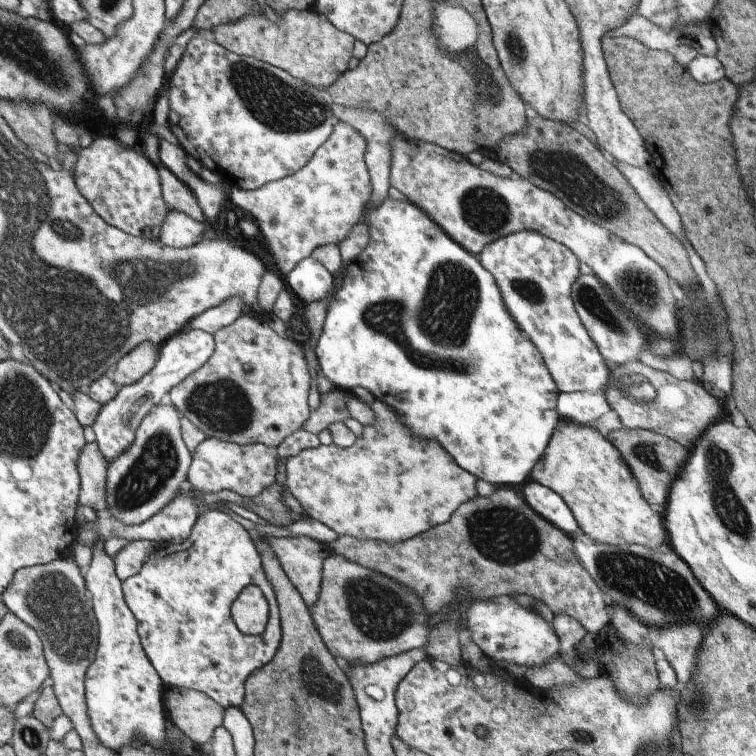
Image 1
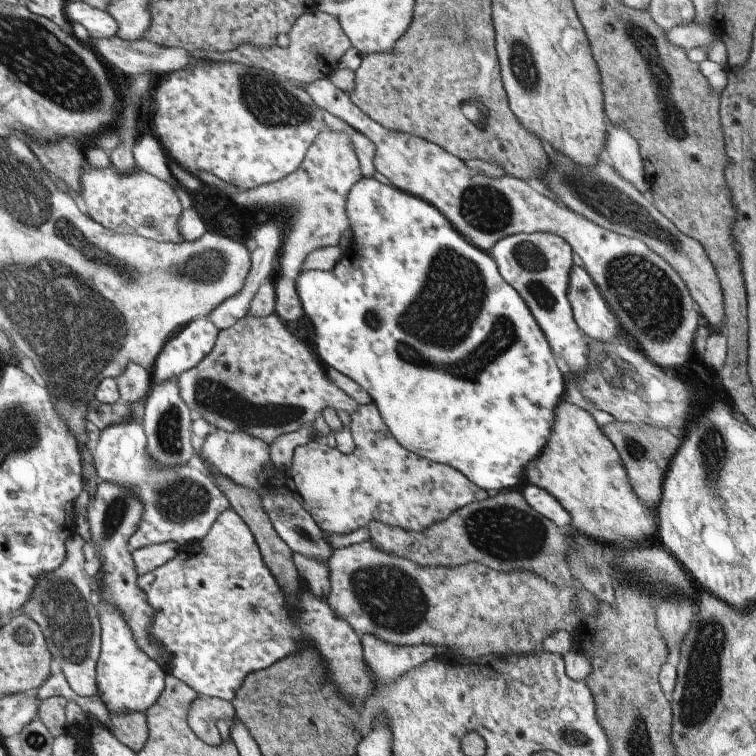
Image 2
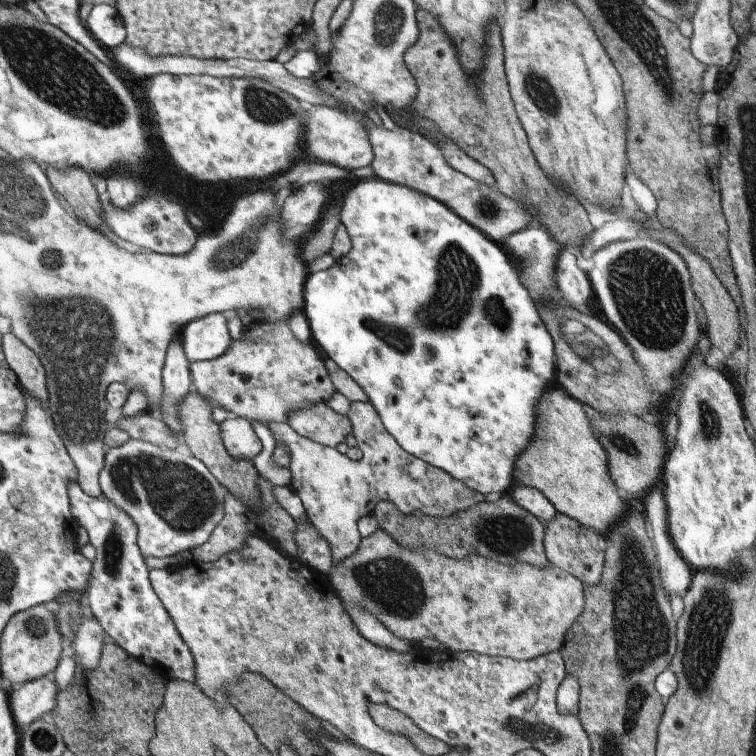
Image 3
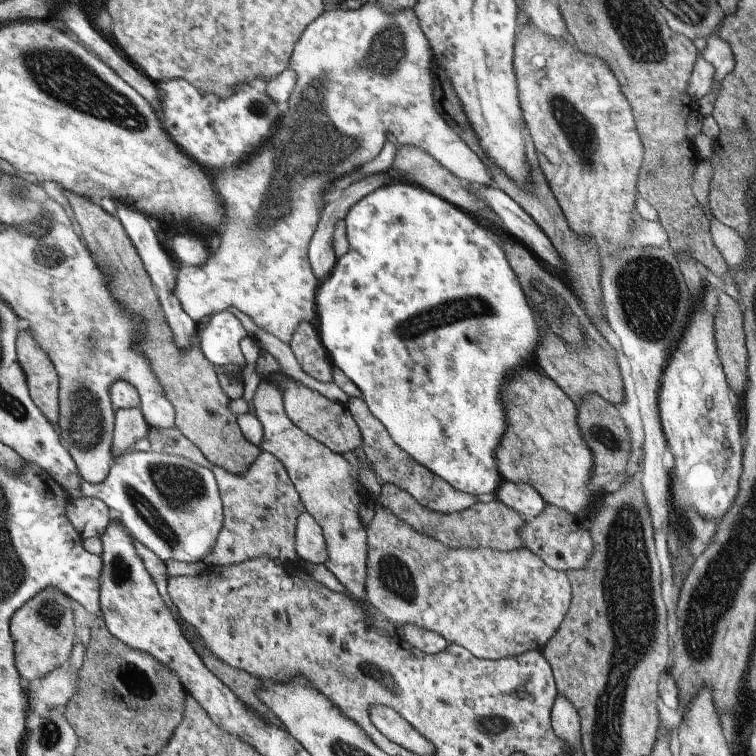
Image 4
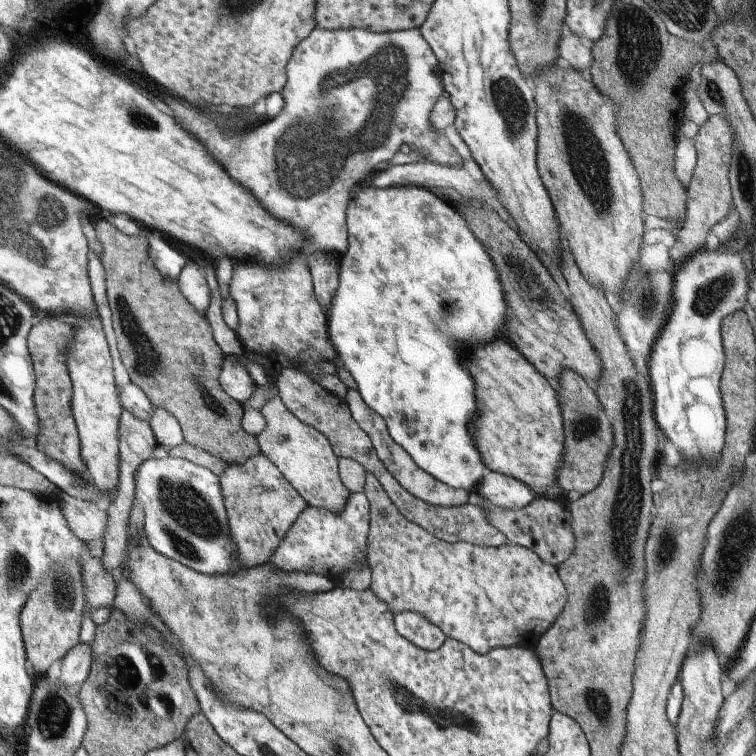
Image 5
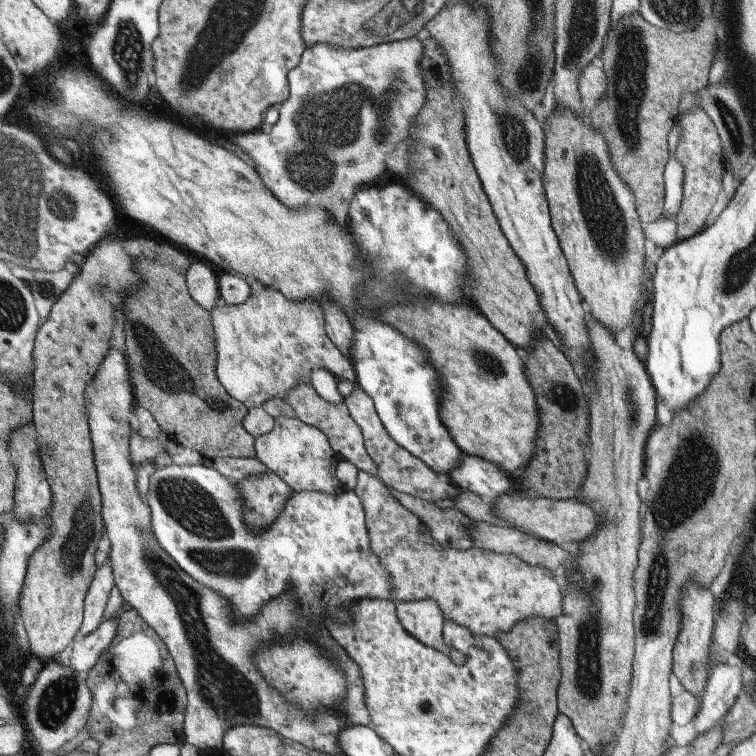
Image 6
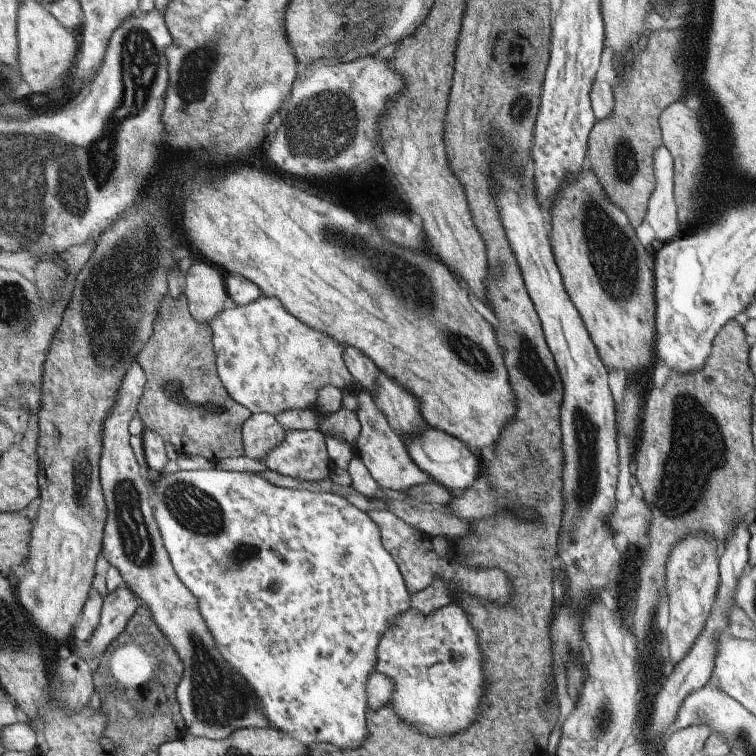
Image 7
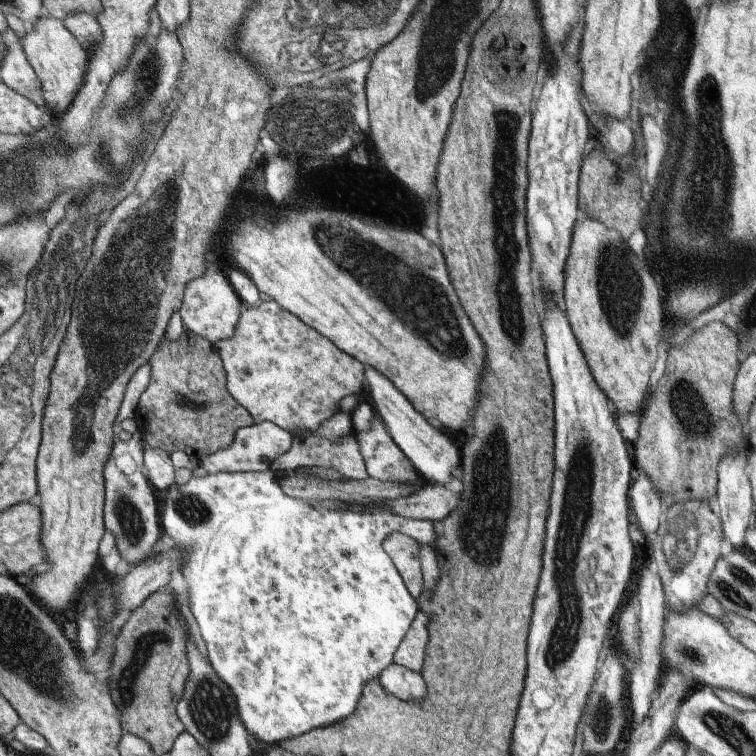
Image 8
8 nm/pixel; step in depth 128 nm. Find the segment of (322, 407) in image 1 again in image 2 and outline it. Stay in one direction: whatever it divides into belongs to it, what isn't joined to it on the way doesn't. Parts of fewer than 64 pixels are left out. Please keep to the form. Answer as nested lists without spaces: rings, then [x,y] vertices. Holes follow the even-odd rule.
[[[312,424],[302,425],[297,431],[288,434],[281,434],[268,445],[268,454],[271,464],[279,470],[289,467],[293,450],[310,442],[314,429]]]

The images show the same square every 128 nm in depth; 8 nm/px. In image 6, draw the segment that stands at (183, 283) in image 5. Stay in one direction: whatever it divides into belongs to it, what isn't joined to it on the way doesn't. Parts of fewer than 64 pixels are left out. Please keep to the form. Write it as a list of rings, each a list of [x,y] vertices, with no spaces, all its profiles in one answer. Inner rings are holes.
[[[193,262],[186,270],[186,287],[189,296],[195,304],[203,310],[210,311],[211,326],[213,327],[215,342],[215,376],[225,392],[231,398],[239,401],[246,409],[261,408],[269,399],[285,400],[285,394],[291,392],[299,384],[310,384],[309,374],[314,368],[330,372],[337,380],[353,383],[355,374],[352,364],[345,358],[335,344],[326,336],[322,310],[313,300],[291,302],[283,298],[277,290],[251,282],[249,298],[238,305],[224,305],[216,307],[215,301],[219,298],[217,290],[217,276],[203,262]],[[354,385],[351,394],[343,399],[343,403],[350,408],[354,421],[361,428],[363,446],[366,446],[367,456],[375,463],[379,482],[386,485],[388,489],[399,492],[399,494],[411,495],[428,503],[445,500],[445,498],[453,498],[457,494],[458,488],[453,486],[445,475],[435,474],[419,458],[409,454],[407,450],[401,448],[387,434],[385,427],[381,424],[379,418],[377,418],[371,398],[361,390],[359,385]]]

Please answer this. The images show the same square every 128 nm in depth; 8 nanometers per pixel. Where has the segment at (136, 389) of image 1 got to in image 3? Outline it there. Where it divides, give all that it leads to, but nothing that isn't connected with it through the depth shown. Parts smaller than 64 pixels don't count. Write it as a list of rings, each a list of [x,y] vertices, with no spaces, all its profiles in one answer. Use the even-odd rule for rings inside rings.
[[[211,313],[188,322],[181,331],[181,350],[189,363],[219,358],[231,341],[223,313]],[[131,439],[120,446],[110,447],[103,456],[98,484],[105,498],[121,508],[135,524],[136,544],[148,562],[150,559],[169,558],[181,552],[191,552],[194,548],[203,546],[223,516],[226,490],[213,478],[203,462],[193,455],[153,446],[143,440]]]

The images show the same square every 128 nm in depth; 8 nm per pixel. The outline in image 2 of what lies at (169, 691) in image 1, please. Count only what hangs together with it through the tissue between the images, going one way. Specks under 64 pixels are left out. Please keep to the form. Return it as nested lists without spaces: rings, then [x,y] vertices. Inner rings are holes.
[[[197,695],[189,704],[186,713],[186,724],[191,733],[208,746],[218,746],[221,741],[215,722],[224,720],[229,722],[235,718],[234,707],[216,697]]]

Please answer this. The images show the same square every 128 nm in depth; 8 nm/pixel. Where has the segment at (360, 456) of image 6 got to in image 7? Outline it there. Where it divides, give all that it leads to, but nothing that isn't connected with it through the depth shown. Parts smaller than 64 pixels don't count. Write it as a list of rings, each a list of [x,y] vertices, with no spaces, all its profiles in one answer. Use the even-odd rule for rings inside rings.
[[[342,406],[337,412],[325,414],[325,418],[318,420],[317,431],[321,434],[325,434],[325,436],[335,436],[335,438],[345,440],[345,442],[348,442],[348,444],[352,446],[353,451],[355,440],[357,440],[357,436],[359,436],[358,417],[356,416],[356,413],[345,409],[345,407]]]

